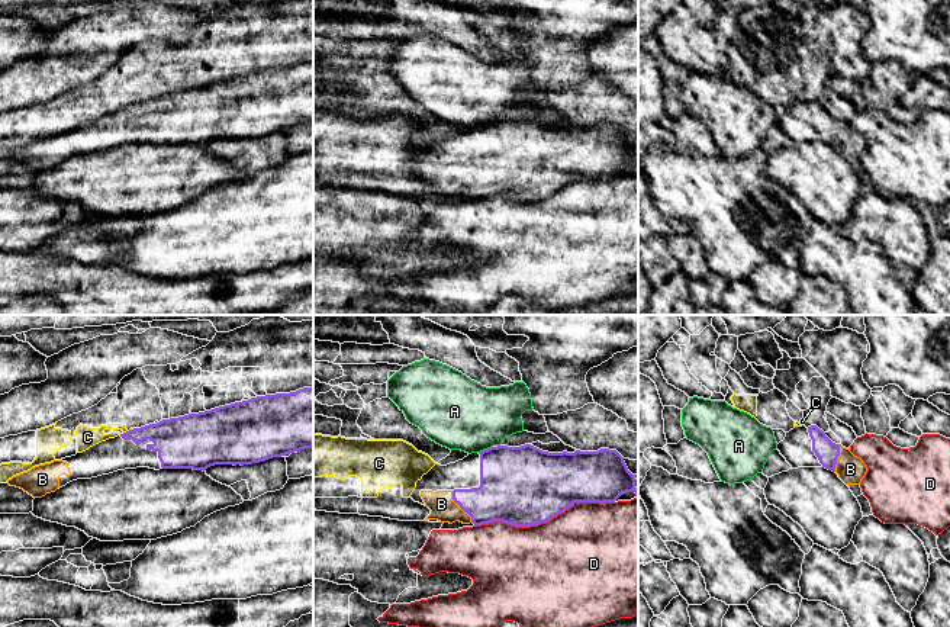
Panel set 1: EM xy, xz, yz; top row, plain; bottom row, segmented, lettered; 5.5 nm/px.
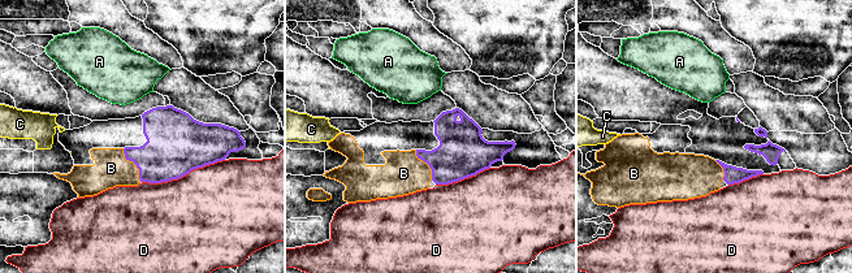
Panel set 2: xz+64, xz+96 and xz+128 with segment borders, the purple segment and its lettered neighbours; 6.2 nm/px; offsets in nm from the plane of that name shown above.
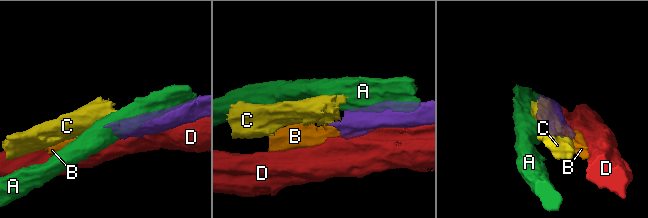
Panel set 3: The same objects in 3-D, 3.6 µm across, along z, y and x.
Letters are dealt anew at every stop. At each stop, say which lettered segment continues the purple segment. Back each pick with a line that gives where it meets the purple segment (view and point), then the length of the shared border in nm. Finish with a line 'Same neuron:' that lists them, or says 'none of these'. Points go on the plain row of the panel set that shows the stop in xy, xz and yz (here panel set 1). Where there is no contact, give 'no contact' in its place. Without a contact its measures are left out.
B: contact xz (460, 182); length 200 nm
Same neuron: B

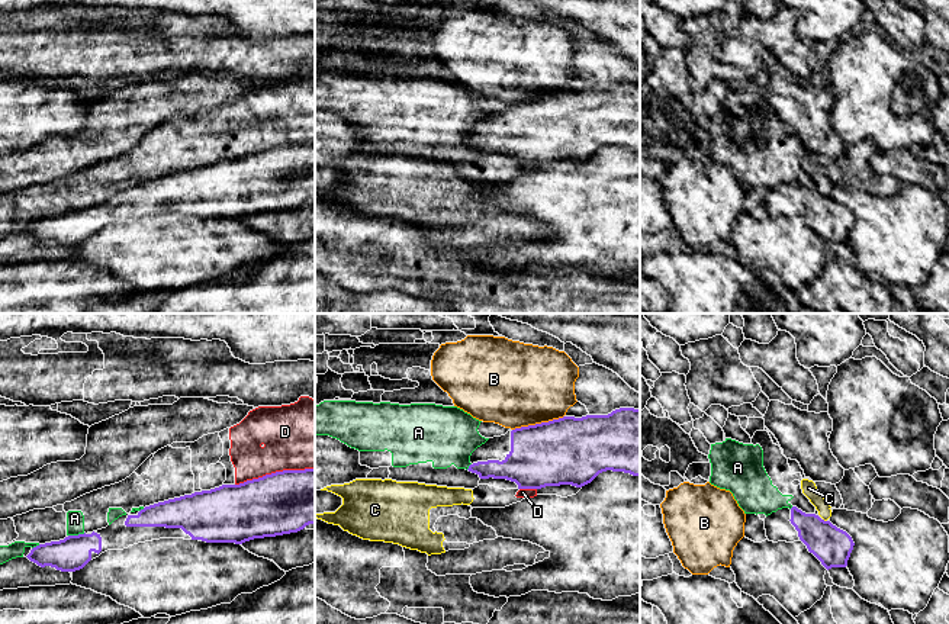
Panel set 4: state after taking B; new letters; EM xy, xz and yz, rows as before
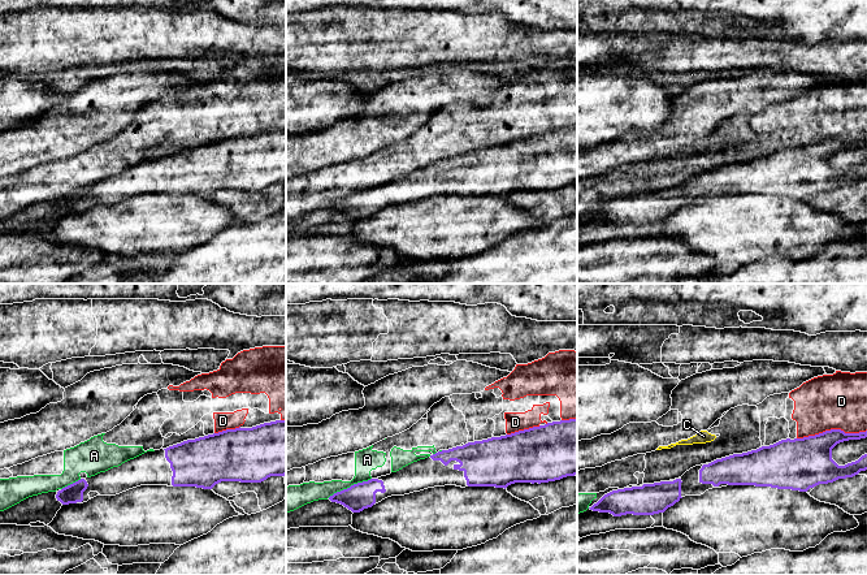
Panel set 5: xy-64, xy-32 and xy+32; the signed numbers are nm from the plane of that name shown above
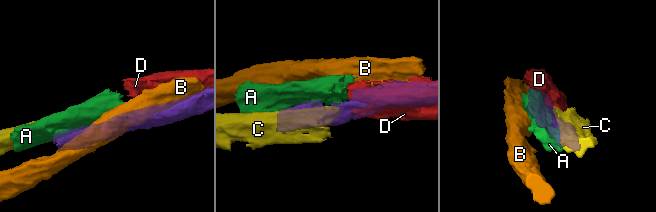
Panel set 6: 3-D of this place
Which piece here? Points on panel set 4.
Same neuron: none of these

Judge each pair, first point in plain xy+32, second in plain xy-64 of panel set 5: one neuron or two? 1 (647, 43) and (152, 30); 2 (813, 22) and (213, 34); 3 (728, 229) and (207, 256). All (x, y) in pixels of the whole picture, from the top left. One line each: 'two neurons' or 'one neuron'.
1: one neuron
2: two neurons
3: two neurons

